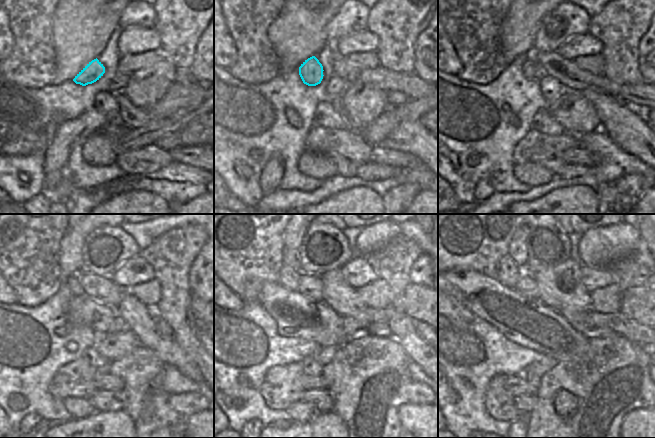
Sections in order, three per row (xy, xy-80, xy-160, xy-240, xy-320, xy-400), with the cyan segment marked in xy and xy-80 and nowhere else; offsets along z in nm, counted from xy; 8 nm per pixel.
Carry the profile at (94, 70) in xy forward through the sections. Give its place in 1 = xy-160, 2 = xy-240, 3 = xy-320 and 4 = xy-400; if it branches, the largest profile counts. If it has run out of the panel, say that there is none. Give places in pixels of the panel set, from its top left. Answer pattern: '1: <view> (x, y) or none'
1: xy-160 (532, 70)
2: xy-240 (72, 281)
3: xy-320 (288, 277)
4: xy-400 (508, 273)

